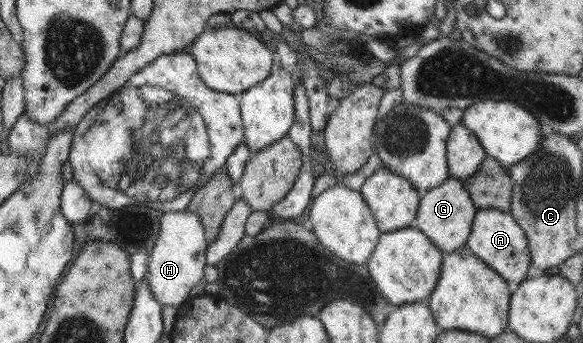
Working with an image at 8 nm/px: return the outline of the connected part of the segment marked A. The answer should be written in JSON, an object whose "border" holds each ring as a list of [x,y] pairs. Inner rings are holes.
{"border":[[[479,208],[473,219],[471,234],[466,246],[475,253],[487,266],[498,272],[513,292],[527,276],[531,265],[530,249],[524,230],[517,224],[509,211]]]}

